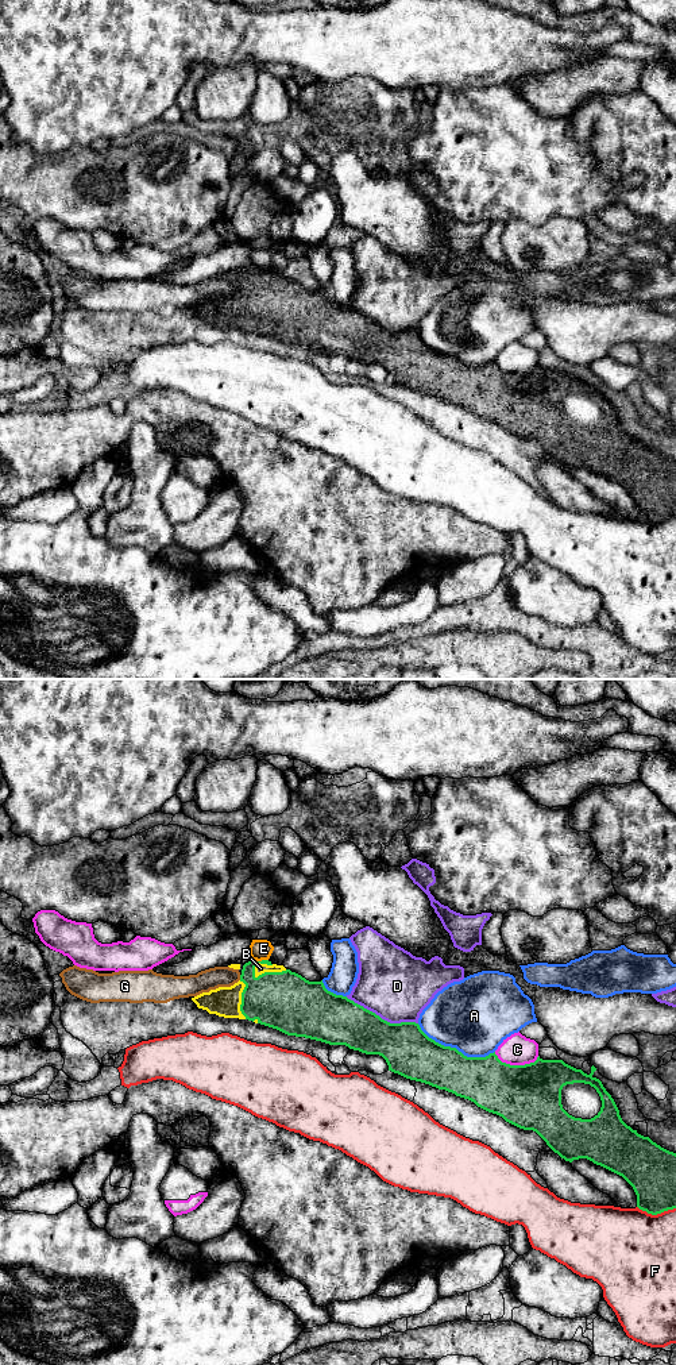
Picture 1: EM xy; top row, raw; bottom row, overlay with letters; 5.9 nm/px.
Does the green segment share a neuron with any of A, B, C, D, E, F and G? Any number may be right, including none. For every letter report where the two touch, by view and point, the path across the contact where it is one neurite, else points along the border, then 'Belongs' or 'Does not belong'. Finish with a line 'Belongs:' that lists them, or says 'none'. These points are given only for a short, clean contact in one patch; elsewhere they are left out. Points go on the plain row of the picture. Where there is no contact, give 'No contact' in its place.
A: Touches green at xy (455, 357). Does not belong
B: Touches green at xy (270, 281). Belongs
C: Touches green at xy (516, 374). Does not belong
D: Touches green at xy (381, 327). Does not belong
E: Touches green at xy (259, 270). Boundary: xy (251, 268), (267, 269). Does not belong
F: Touches green at xy (656, 523). Does not belong
G: Touches green at xy (240, 286). Does not belong
Belongs: B

